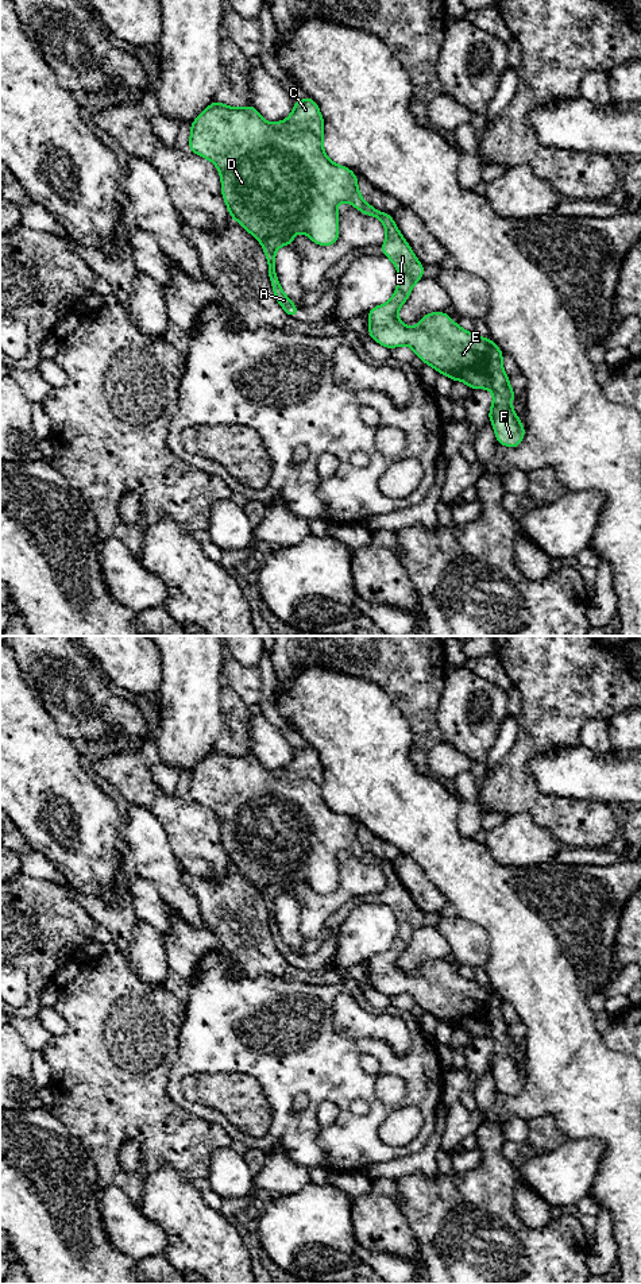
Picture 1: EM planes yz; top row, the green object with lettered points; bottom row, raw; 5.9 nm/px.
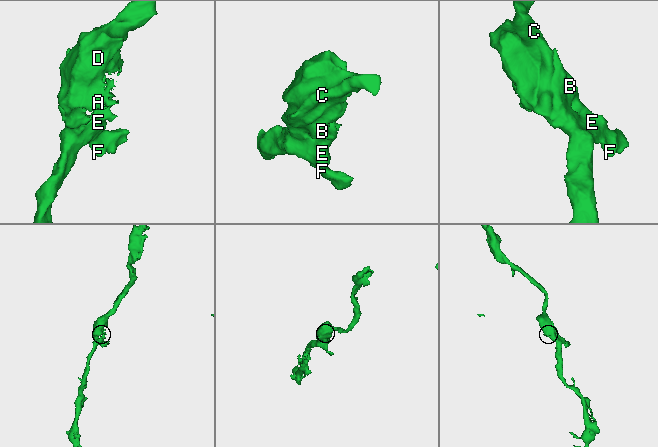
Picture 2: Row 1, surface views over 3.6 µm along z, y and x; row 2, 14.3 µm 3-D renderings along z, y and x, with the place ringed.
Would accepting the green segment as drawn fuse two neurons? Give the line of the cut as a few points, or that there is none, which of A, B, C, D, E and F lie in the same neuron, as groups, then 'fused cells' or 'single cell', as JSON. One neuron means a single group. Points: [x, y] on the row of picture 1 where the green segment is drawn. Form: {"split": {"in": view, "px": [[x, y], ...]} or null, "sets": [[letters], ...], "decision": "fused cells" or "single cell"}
{"split": {"in": "yz", "px": [[262, 243], [270, 238], [277, 238], [282, 243]]}, "sets": [["A"], ["B", "C", "D", "E", "F"]], "decision": "fused cells"}

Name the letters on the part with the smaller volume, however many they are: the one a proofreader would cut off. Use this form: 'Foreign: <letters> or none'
Foreign: A

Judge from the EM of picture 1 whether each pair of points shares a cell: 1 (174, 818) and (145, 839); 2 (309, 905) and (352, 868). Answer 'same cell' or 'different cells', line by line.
1: different cells
2: same cell

